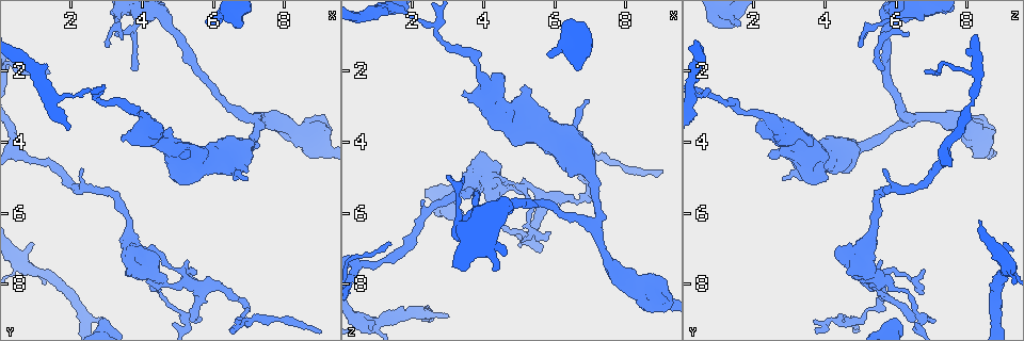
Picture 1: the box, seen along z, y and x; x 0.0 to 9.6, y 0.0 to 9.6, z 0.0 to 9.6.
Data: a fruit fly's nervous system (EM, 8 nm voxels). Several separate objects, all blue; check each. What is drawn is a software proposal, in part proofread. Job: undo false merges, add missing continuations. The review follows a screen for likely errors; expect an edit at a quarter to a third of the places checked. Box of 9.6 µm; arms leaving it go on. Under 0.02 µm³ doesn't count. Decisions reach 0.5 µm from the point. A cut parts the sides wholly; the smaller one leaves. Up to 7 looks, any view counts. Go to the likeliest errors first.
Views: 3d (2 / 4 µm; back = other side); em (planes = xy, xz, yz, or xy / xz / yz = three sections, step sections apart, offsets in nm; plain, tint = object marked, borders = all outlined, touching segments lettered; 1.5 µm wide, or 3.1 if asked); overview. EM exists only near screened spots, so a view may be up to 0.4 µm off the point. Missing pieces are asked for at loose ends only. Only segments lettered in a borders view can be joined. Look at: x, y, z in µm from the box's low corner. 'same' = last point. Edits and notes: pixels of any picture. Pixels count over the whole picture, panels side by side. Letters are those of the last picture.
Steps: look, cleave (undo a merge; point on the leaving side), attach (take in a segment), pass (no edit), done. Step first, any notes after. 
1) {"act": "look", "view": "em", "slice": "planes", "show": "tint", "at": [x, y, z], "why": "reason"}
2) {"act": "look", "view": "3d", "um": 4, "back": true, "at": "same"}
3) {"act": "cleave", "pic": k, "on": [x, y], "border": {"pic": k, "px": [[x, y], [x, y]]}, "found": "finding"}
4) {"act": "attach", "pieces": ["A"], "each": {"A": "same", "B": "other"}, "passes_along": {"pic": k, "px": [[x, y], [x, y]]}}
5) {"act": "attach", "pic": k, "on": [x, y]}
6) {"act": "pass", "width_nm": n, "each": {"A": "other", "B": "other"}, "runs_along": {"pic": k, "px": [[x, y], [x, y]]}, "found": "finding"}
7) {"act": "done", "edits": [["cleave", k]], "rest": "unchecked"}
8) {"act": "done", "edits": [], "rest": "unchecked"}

{"act": "look", "view": "3d", "um": 2, "back": true, "at": [5.85, 0.65, 1.50], "why": "branch stops here"}

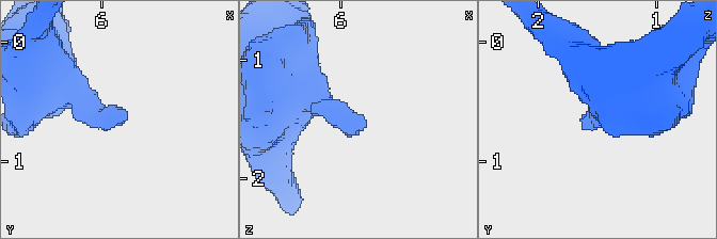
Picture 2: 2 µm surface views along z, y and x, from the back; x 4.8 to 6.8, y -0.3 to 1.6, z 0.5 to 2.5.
{"act": "look", "view": "em", "slice": "xz", "step": 4, "show": "tint", "at": [5.78, 0.64, 1.56], "why": "now the EM"}

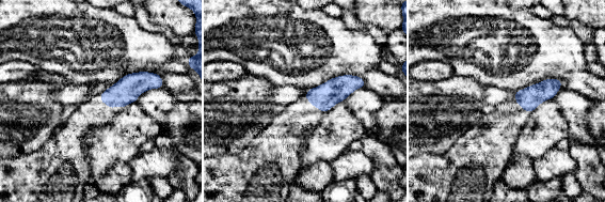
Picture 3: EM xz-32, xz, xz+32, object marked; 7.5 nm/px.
{"act": "look", "view": "em", "slice": "planes", "show": "borders", "at": "same"}

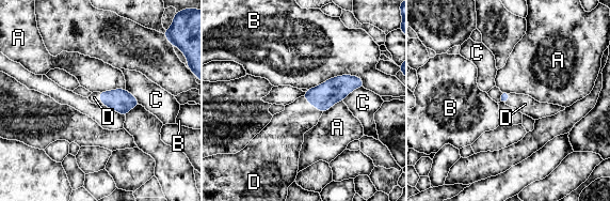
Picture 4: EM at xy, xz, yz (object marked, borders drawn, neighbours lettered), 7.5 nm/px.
{"act": "attach", "pieces": ["D"], "each": {"A": "other", "B": "other", "C": "other", "D": "same"}, "passes_along": {"pic": 4, "px": [[322, 97], [312, 106], [288, 127]]}, "found": "it goes on there"}

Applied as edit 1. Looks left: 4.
{"act": "look", "view": "em", "slice": "xy", "step": 8, "show": "borders", "at": [1.35, 2.10, 6.85], "why": "tapers out"}

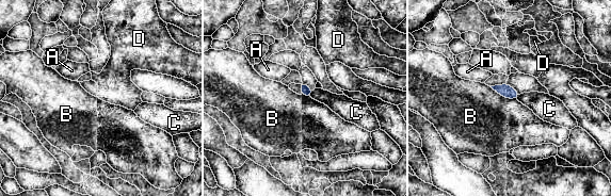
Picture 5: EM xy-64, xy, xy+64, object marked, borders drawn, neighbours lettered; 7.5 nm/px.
{"act": "look", "view": "em", "slice": "planes", "show": "borders", "at": "same"}

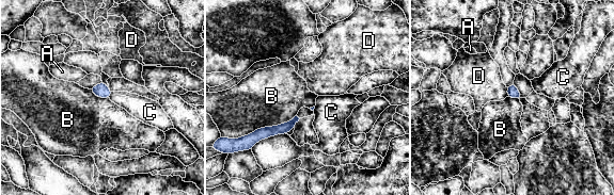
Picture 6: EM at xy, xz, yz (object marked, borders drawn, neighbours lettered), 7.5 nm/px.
{"act": "pass", "longest_contact_nm": ["B", 440], "each": {"A": "other", "B": "other", "C": "other", "D": "other"}, "found": "no lettered segment goes on from it"}

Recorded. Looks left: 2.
{"act": "look", "view": "3d", "um": 4, "at": [2.70, 2.65, 0.80], "why": "sudden change in width"}

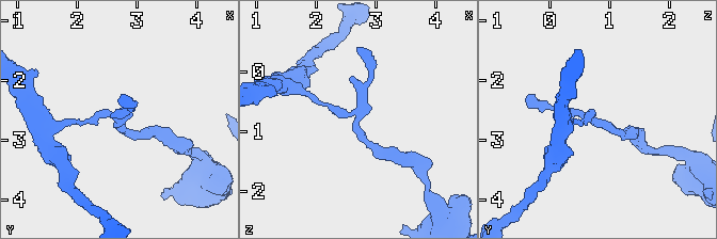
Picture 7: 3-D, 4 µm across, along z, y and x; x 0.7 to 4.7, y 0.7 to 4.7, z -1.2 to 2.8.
{"act": "look", "view": "em", "slice": "planes", "show": "borders", "at": [2.70, 2.65, 0.70]}

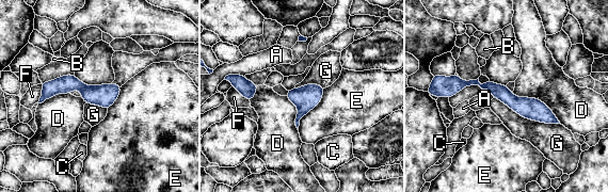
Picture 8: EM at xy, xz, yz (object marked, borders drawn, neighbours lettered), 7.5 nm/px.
{"act": "cleave", "pic": 8, "on": [64, 84], "each": {"A": "other", "B": "other", "C": "other", "D": "other", "E": "other", "F": "other", "G": "other"}, "border": {"pic": 8, "px": [[88, 85], [81, 92]]}, "found": "two neurons meet here"}

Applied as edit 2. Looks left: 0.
{"act": "done", "edits": [["attach", 4], ["cleave", 8]], "rest": "unchecked"}

